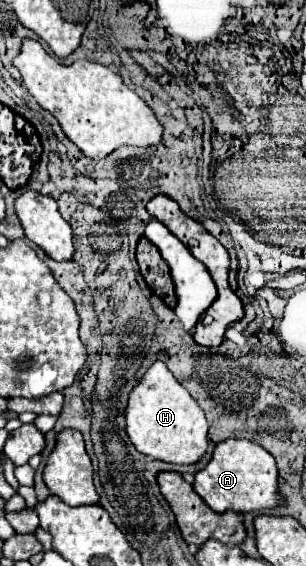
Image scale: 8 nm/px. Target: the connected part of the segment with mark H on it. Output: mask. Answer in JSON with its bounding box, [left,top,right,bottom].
[126,361,208,465]

